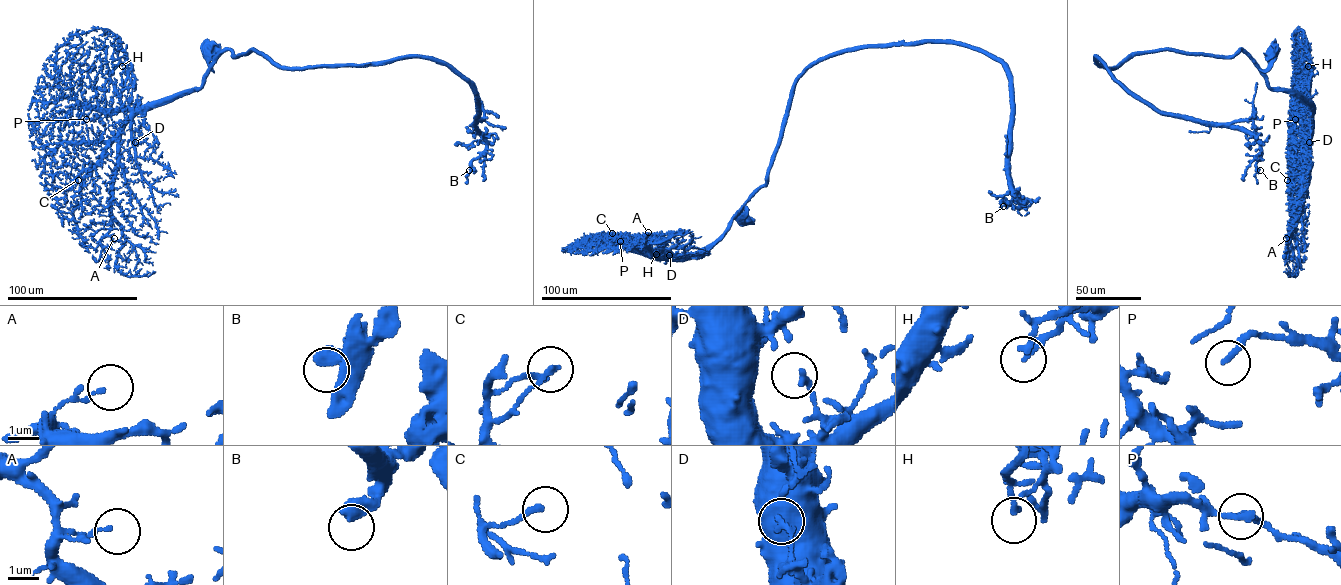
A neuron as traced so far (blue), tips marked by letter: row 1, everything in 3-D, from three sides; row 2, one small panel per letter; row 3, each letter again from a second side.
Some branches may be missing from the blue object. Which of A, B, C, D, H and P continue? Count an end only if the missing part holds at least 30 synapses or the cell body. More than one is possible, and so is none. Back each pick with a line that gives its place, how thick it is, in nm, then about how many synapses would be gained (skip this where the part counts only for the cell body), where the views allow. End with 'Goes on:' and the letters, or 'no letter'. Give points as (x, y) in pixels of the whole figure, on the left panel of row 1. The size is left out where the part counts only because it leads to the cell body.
B: Place: (469, 170). Thickness 500 nm. Roughly 120 synapses
Goes on: B

